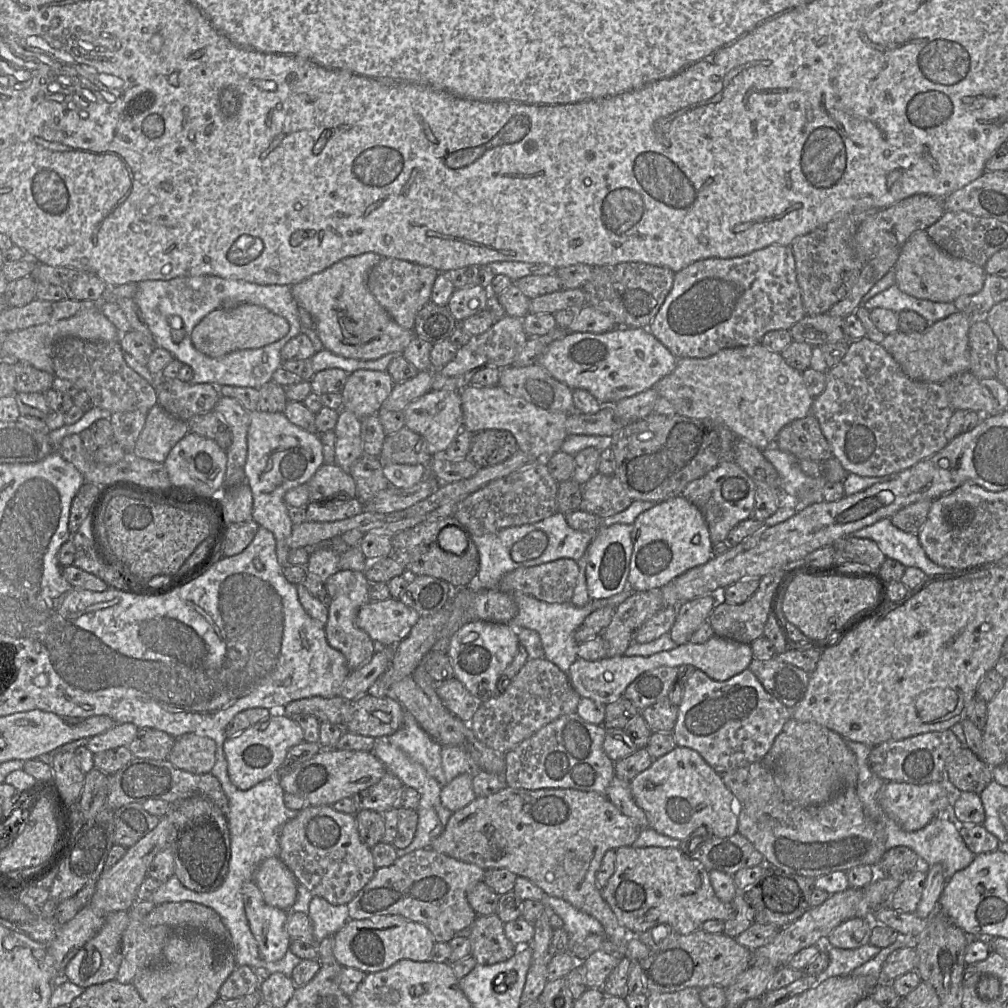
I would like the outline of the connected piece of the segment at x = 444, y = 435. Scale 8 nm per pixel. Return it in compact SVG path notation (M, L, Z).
M430 390L412 401L403 411L405 426L424 438L431 456L443 456L448 446L464 428L460 392Z

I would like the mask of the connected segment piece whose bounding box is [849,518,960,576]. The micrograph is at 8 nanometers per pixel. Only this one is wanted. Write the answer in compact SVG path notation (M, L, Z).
M890 518L881 519L849 536L875 541L886 558L897 560L905 567L917 567L927 576L960 571L934 563L922 548L918 535L898 529L892 524Z

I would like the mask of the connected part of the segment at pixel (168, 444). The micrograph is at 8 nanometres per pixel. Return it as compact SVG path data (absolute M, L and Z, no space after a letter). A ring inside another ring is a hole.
M157 403L148 412L132 453L163 464L171 449L189 432L186 422L169 414Z

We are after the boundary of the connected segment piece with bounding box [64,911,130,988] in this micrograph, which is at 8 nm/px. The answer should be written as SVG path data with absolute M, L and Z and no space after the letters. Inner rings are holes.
M117 911L106 916L100 931L67 964L64 977L83 988L115 980L122 961L122 936L129 922L128 911Z

